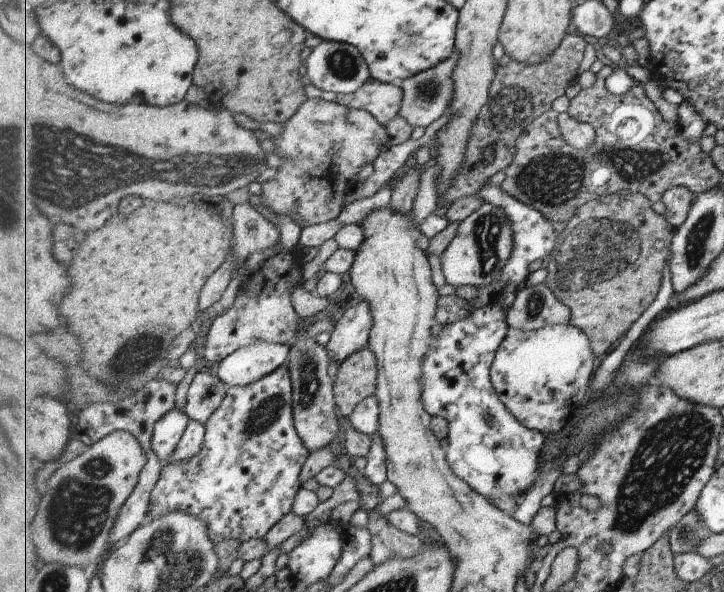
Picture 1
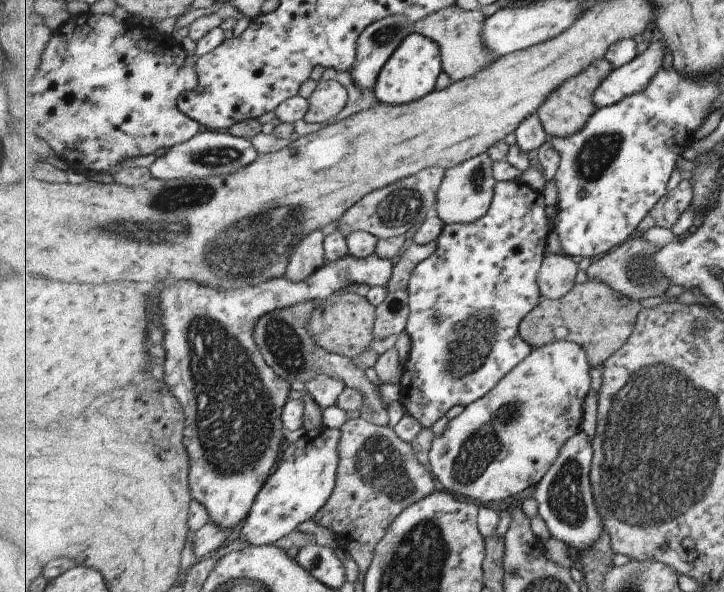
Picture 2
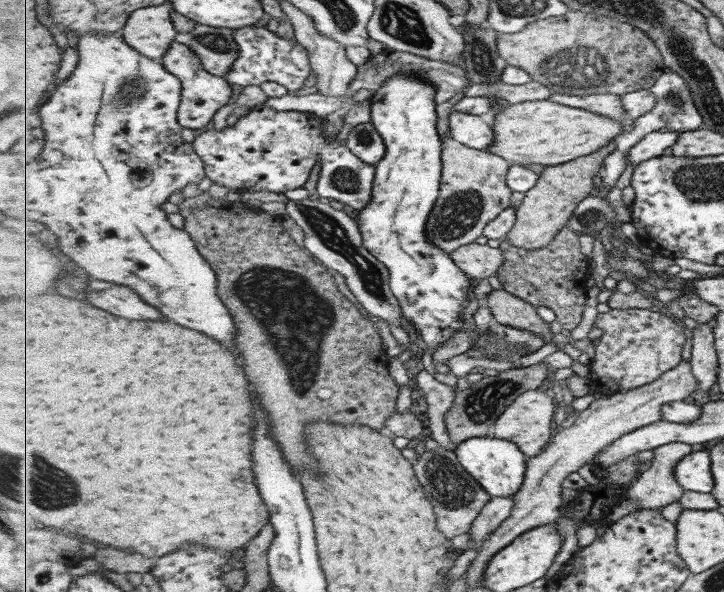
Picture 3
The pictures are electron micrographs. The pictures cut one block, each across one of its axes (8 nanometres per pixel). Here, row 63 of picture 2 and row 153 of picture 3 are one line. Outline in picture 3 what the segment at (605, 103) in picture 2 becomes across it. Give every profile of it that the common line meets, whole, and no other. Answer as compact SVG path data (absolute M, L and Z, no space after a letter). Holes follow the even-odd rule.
M667 130L647 134L639 144L633 146L628 163L637 166L641 162L662 156L667 148L672 149L677 144L679 136L681 136L681 132Z

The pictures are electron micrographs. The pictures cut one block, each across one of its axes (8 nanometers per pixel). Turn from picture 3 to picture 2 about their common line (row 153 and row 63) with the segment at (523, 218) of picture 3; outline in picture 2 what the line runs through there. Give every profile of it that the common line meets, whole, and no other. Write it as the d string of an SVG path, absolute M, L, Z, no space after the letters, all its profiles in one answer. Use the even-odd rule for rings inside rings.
M599 60L580 76L569 80L554 94L551 94L547 103L544 103L537 113L548 137L567 139L582 132L599 110L594 100L595 92L615 70L609 60Z

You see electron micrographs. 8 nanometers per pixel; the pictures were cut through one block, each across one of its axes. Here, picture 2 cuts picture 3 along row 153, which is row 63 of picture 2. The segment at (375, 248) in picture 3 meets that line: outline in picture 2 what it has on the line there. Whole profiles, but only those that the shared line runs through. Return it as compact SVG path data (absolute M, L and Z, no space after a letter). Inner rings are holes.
M414 32L399 46L383 68L375 88L375 97L381 103L391 105L416 102L435 91L441 72L444 69L439 46L433 40Z

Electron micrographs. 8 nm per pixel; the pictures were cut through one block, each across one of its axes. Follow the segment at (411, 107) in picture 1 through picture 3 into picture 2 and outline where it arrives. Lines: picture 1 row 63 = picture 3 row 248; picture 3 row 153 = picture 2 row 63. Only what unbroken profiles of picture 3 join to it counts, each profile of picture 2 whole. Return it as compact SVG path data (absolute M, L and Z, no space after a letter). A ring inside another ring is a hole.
M454 5L442 12L430 15L426 20L414 26L416 33L433 40L441 49L442 66L452 82L461 81L477 75L487 64L482 33L487 18L479 10L467 12Z

